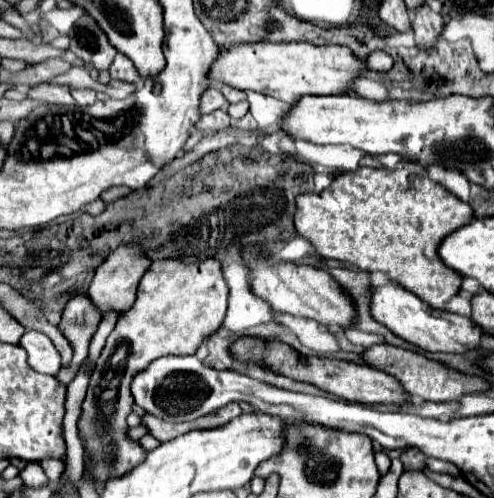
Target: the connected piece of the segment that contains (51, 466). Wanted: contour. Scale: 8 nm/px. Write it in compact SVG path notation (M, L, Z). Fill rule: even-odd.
M46 458L46 460L38 462L38 464L42 466L42 470L50 478L50 482L56 482L58 476L62 474L62 470L64 470L64 463L60 459Z

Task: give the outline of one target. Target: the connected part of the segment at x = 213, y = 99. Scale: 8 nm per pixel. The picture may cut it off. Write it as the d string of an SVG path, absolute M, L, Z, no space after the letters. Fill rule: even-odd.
M212 86L212 88L204 90L202 102L200 102L200 112L202 114L210 114L210 112L220 110L220 108L226 108L226 106L228 106L228 102L226 102L226 98L222 96L222 92L218 88Z

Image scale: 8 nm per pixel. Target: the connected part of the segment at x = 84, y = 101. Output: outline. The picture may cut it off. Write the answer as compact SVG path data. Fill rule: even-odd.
M72 90L74 100L78 102L78 106L90 106L96 102L96 92L94 90Z

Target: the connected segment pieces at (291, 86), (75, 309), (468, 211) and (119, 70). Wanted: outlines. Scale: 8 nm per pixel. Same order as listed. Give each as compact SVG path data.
M254 42L222 48L210 66L208 78L238 90L252 90L286 104L294 104L304 94L346 94L348 86L364 68L386 72L392 68L392 58L382 50L376 50L362 62L346 46L314 46L310 42Z
M86 294L74 296L66 304L60 328L62 328L62 334L68 338L68 342L72 344L74 358L70 360L70 366L62 366L60 372L56 374L58 382L62 382L62 386L68 386L74 380L74 376L78 374L82 362L88 356L88 346L90 346L90 340L92 340L98 324L100 324L98 310L94 308L94 304L90 302L90 298Z
M402 160L394 170L388 168L358 168L356 172L340 172L332 184L320 194L300 194L296 198L294 228L298 236L310 240L314 250L324 258L334 258L352 264L364 272L382 272L392 282L406 286L426 304L442 310L444 304L458 294L462 278L442 264L438 246L450 232L462 228L474 218L472 208L428 178L428 172L414 162Z
M116 54L112 66L110 66L110 76L114 80L122 80L122 82L130 82L130 84L140 84L140 76L134 70L134 64L130 60L126 60L124 54Z

